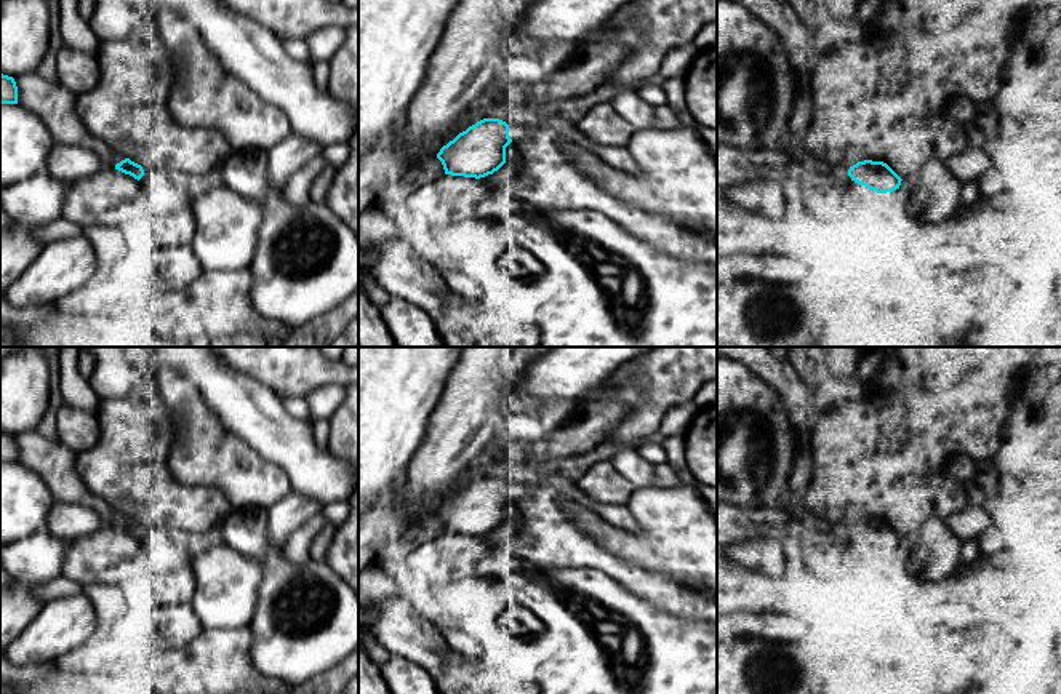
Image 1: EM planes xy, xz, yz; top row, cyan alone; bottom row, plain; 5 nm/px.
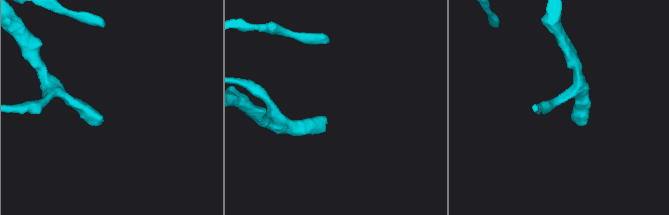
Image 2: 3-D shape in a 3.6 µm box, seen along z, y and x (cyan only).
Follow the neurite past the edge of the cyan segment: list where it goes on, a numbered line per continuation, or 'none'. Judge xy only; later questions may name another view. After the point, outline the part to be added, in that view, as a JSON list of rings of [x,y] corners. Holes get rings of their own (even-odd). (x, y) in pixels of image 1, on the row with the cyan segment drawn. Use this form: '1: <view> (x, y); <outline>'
none

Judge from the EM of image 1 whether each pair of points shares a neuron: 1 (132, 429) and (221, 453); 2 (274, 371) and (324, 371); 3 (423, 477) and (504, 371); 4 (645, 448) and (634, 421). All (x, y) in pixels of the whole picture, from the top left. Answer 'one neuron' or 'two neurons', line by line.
1: two neurons
2: one neuron
3: one neuron
4: two neurons

